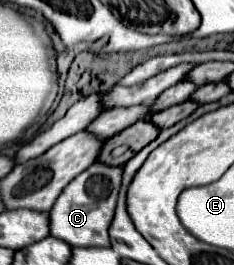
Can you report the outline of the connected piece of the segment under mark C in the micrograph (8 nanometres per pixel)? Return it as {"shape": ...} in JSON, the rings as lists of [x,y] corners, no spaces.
{"shape":[[[97,161],[93,169],[85,169],[65,193],[57,199],[57,205],[49,211],[51,215],[51,235],[63,241],[69,241],[73,247],[109,247],[107,229],[115,215],[115,205],[121,189],[121,171],[123,167],[103,165]]]}

